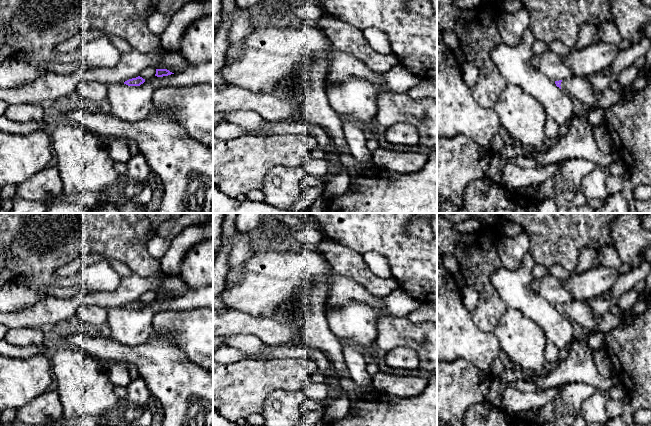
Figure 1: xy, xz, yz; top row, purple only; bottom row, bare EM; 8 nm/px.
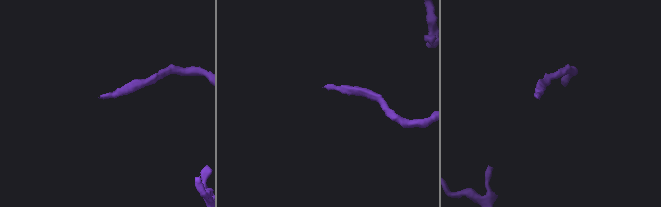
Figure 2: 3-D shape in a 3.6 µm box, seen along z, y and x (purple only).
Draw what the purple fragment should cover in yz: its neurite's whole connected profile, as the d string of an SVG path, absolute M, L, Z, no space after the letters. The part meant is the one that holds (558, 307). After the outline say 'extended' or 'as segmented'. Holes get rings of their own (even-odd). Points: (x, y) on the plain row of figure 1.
M573 300L567 304L555 305L557 311L568 317L570 320L580 324L585 331L596 328L600 316L595 315L587 301Z | extended

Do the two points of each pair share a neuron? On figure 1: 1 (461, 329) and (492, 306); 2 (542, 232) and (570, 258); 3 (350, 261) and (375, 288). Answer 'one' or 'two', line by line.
1: two
2: one
3: one

